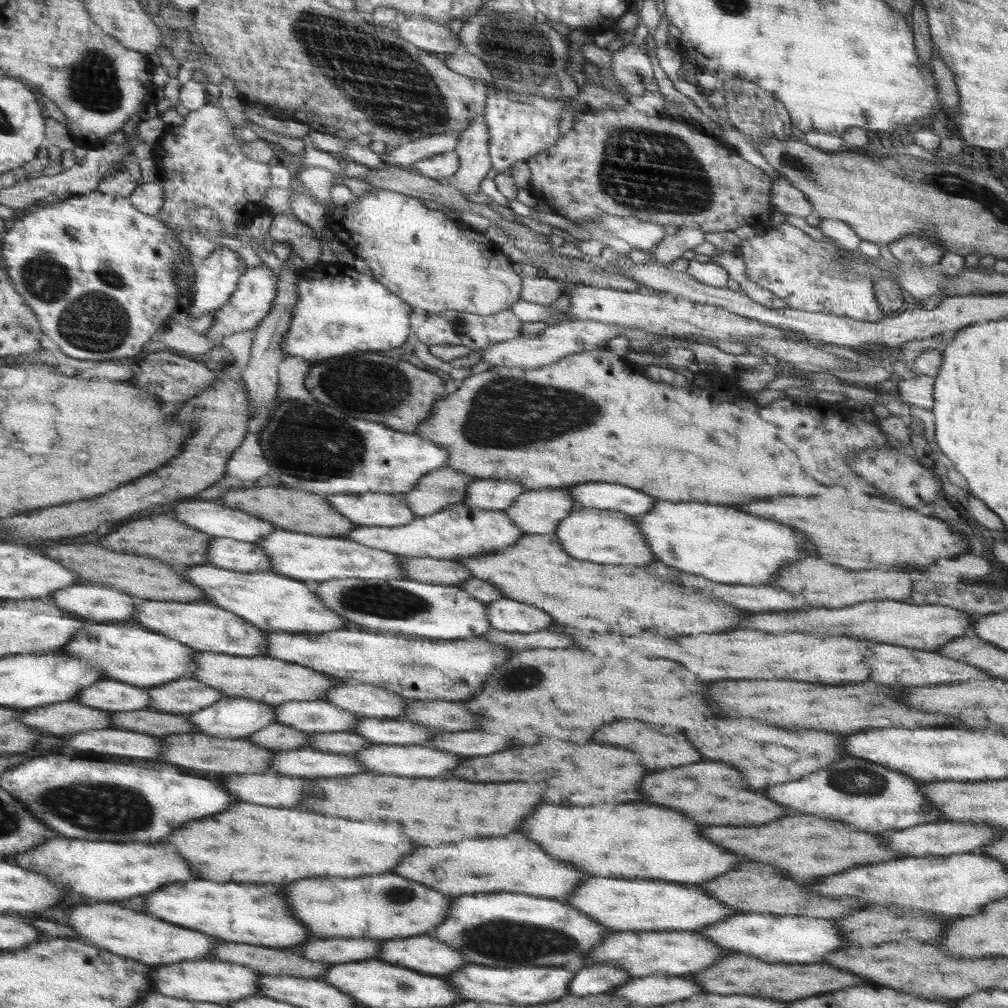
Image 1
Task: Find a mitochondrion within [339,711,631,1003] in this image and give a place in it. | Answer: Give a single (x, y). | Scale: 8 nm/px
(506, 940)

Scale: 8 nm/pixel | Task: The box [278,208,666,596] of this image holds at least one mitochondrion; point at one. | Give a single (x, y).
(508, 412)

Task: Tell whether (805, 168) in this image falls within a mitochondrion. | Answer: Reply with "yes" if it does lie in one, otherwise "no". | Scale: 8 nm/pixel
yes

